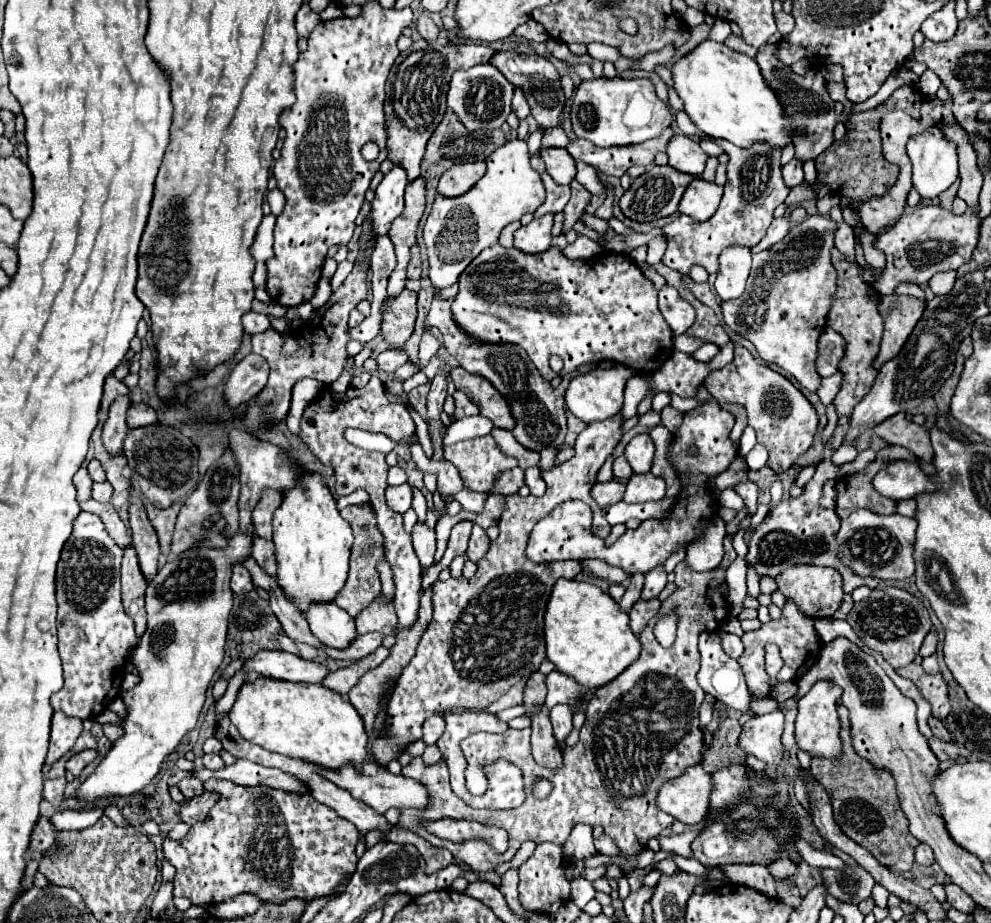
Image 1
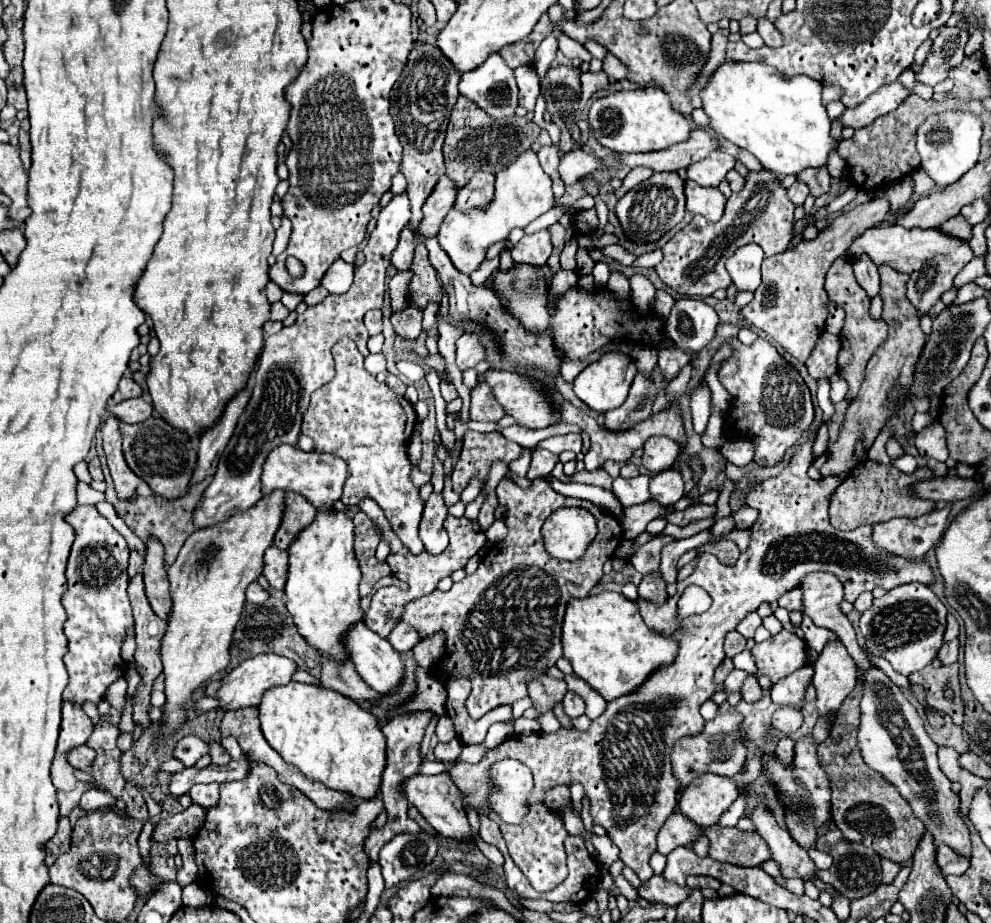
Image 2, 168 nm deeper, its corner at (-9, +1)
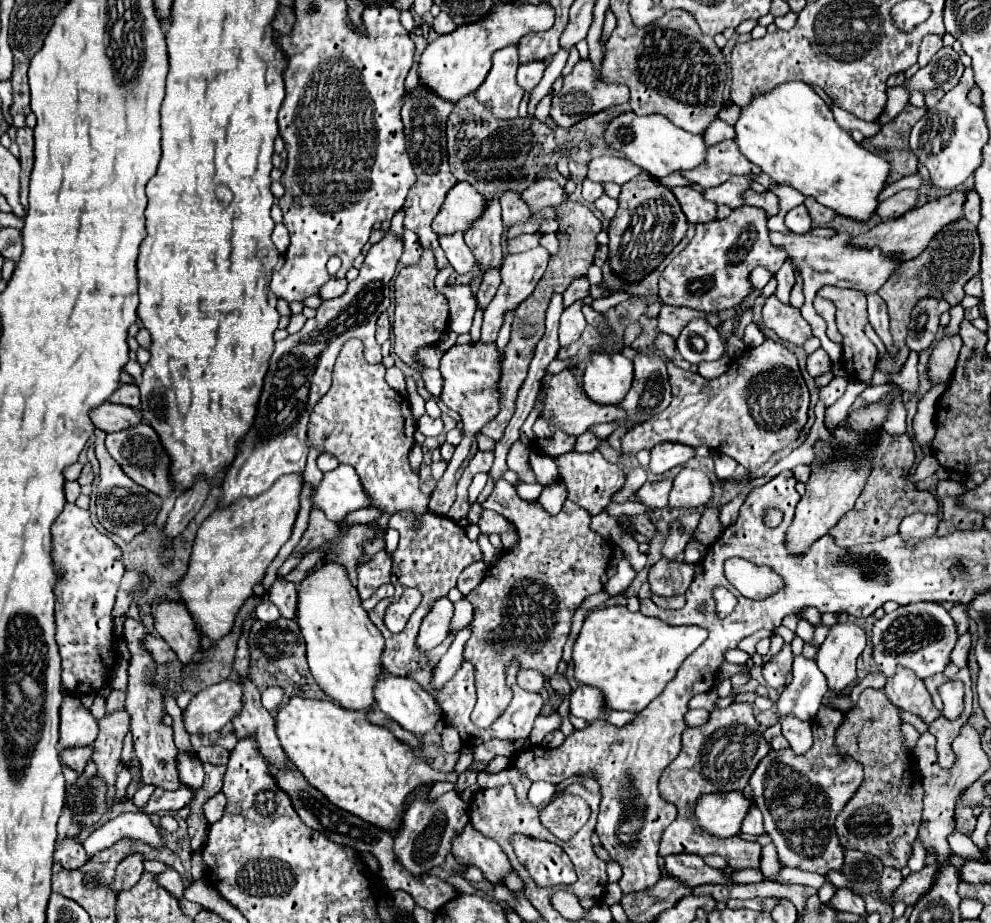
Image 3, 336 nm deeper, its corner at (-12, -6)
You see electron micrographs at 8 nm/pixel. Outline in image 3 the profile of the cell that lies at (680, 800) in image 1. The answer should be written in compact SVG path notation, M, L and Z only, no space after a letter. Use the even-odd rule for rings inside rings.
M743 792L705 794L697 802L695 816L699 826L717 838L739 836L741 824L751 810L751 804L751 798L745 798Z

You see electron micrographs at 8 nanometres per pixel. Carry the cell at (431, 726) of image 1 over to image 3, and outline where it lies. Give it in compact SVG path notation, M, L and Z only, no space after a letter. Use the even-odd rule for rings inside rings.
M445 726L443 728L441 738L443 738L443 750L445 752L459 752L463 748L463 742L461 742L459 732L455 728L451 728L451 726Z

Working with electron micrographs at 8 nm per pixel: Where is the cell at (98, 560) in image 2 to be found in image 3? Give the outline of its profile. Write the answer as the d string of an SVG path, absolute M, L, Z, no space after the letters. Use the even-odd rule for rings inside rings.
M69 502L65 504L61 516L57 516L57 520L53 522L51 536L51 560L55 572L59 574L53 592L63 684L67 686L69 694L75 696L95 694L101 690L103 682L109 680L109 674L113 672L113 666L117 662L117 654L111 646L111 608L115 604L115 594L125 572L121 550L107 534L101 534L91 524L87 510L81 510Z

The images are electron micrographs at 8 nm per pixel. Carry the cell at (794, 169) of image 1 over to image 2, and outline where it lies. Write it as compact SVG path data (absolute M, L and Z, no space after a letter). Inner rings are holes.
M796 181L796 183L788 189L788 197L790 197L790 201L792 201L794 205L802 205L804 199L808 197L808 193L810 193L810 189L806 189L806 185L802 185L802 181Z

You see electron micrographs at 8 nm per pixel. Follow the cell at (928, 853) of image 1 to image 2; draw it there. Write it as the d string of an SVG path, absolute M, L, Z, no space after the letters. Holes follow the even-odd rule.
M944 843L936 845L936 863L938 863L938 867L940 867L940 871L942 871L944 875L948 875L948 873L962 875L962 873L970 867L970 861L968 861L968 859L960 857L958 853L954 853L954 851L952 851L948 845L944 845Z

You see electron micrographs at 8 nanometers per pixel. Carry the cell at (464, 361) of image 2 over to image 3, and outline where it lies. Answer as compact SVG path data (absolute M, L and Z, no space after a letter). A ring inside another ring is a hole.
M541 246L521 252L521 254L513 254L513 256L505 256L503 266L501 266L501 286L497 288L495 298L491 300L491 304L485 308L485 320L483 320L483 328L481 328L481 342L495 342L499 328L503 326L503 318L507 312L515 310L525 298L529 298L529 294L533 292L533 288L537 286L537 282L541 280L545 268L549 262L549 252Z

